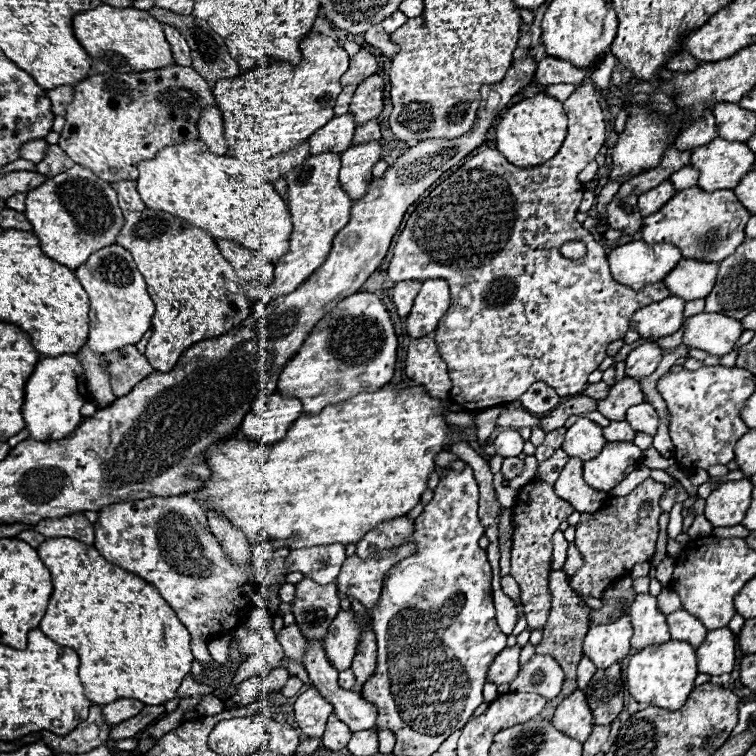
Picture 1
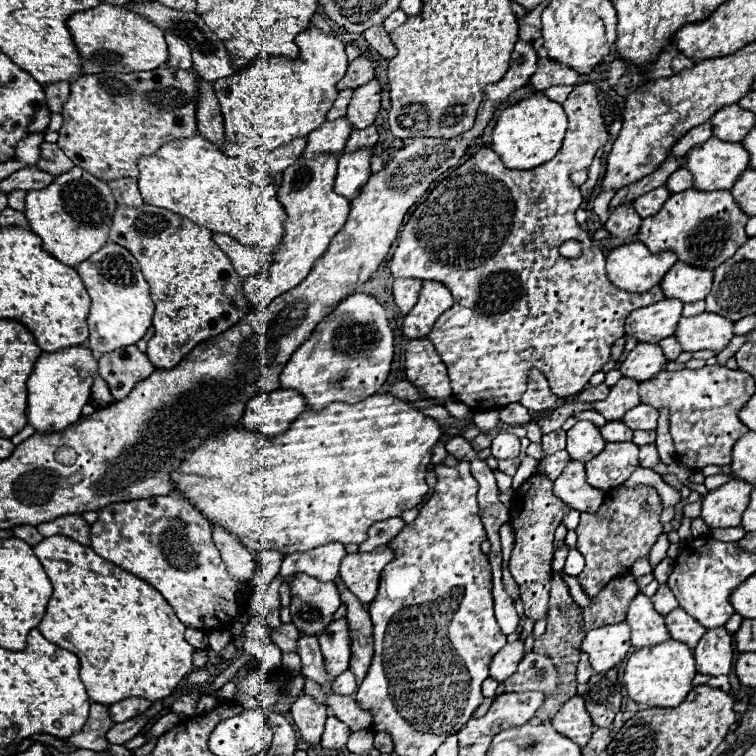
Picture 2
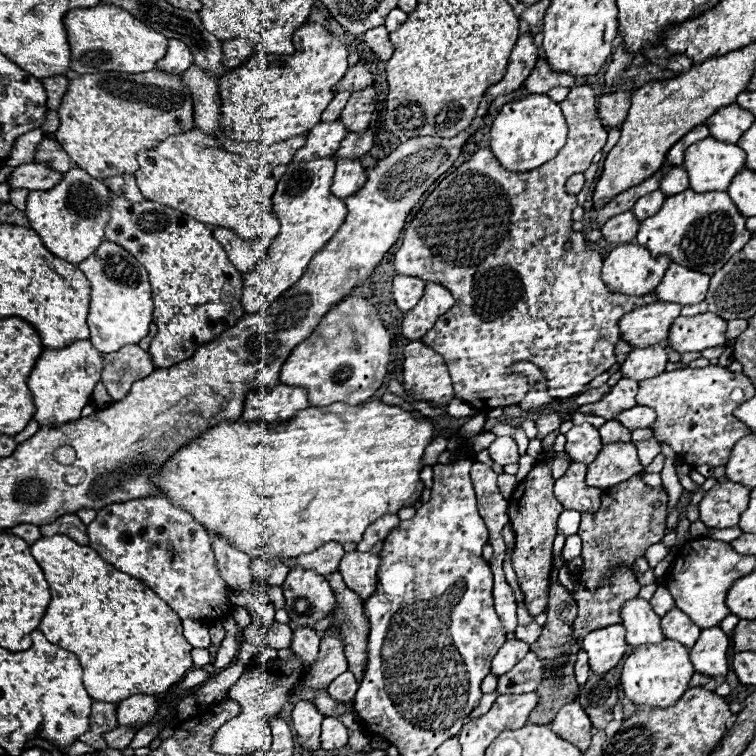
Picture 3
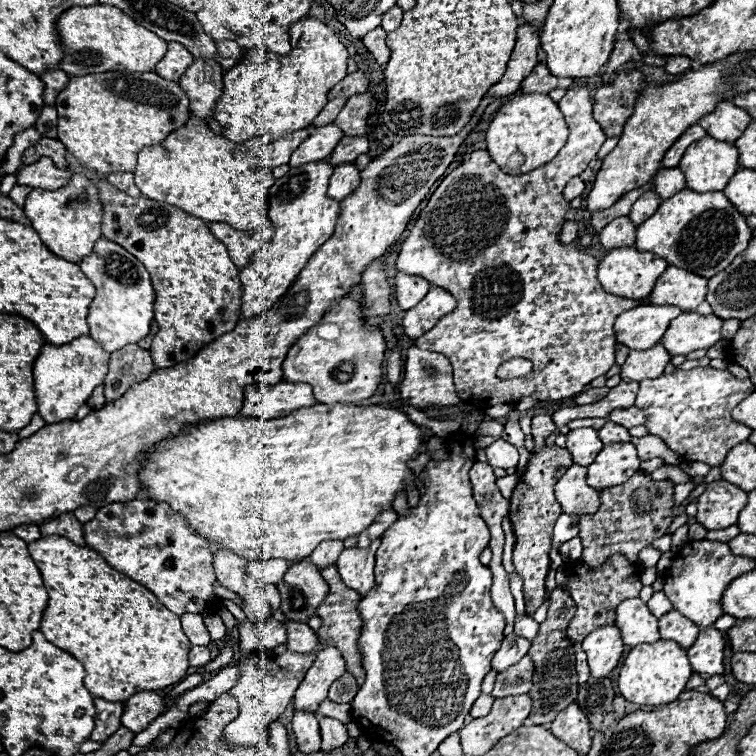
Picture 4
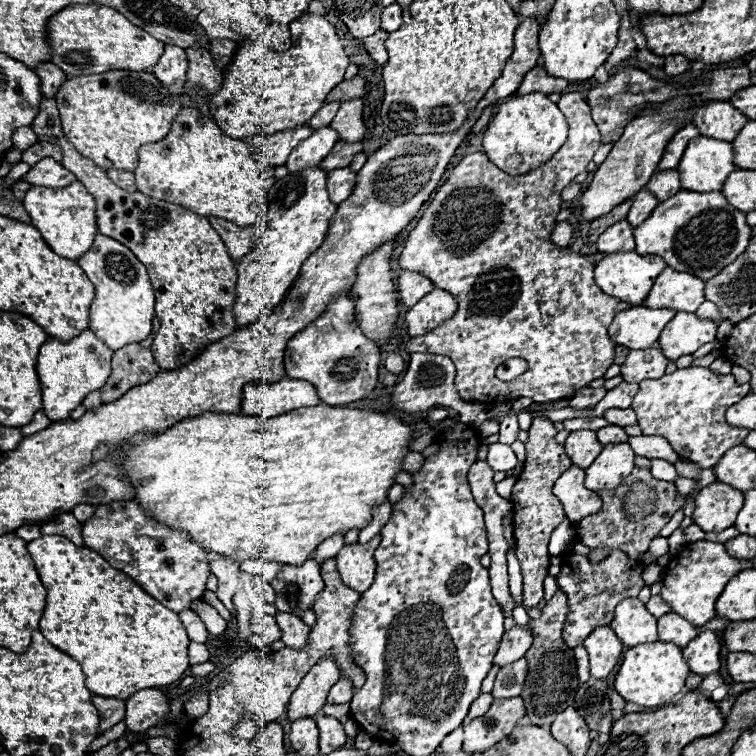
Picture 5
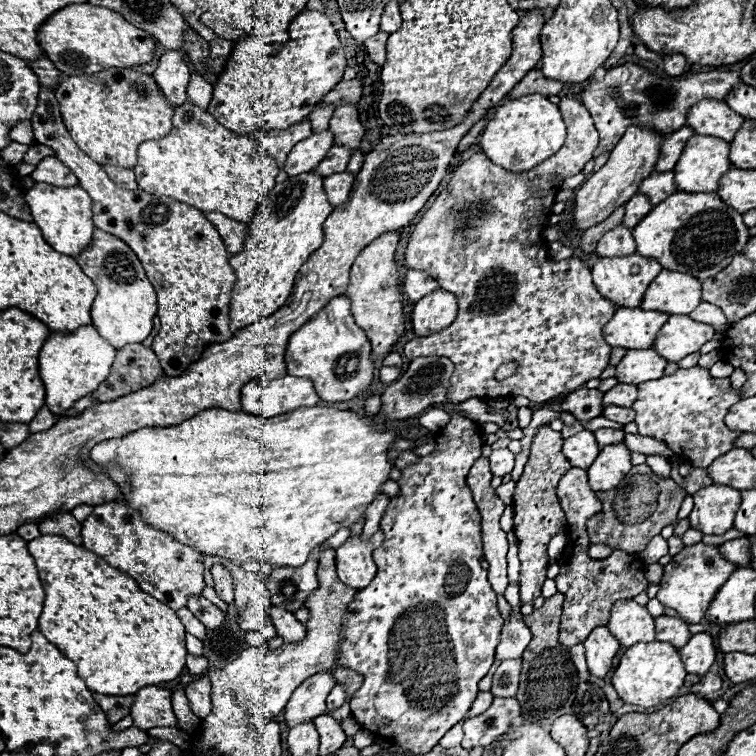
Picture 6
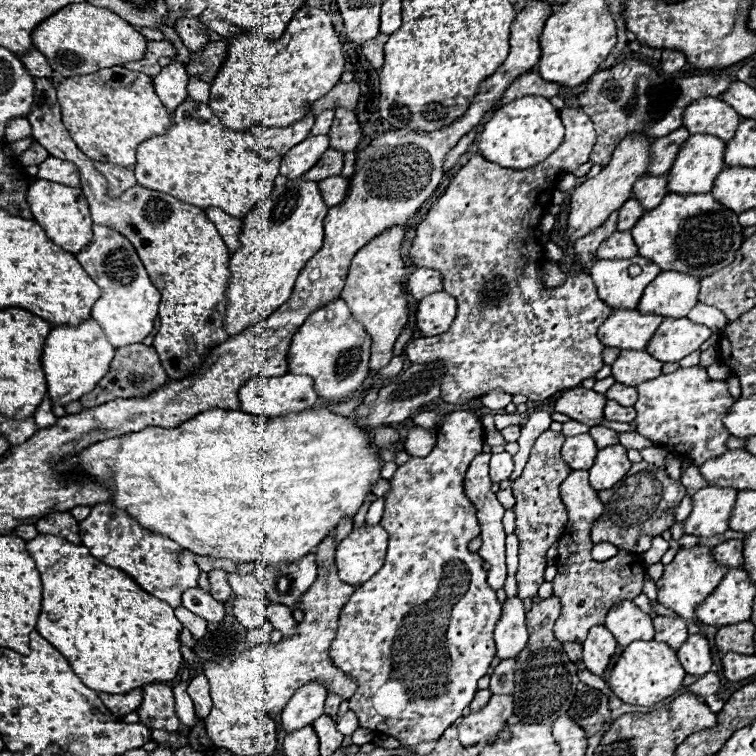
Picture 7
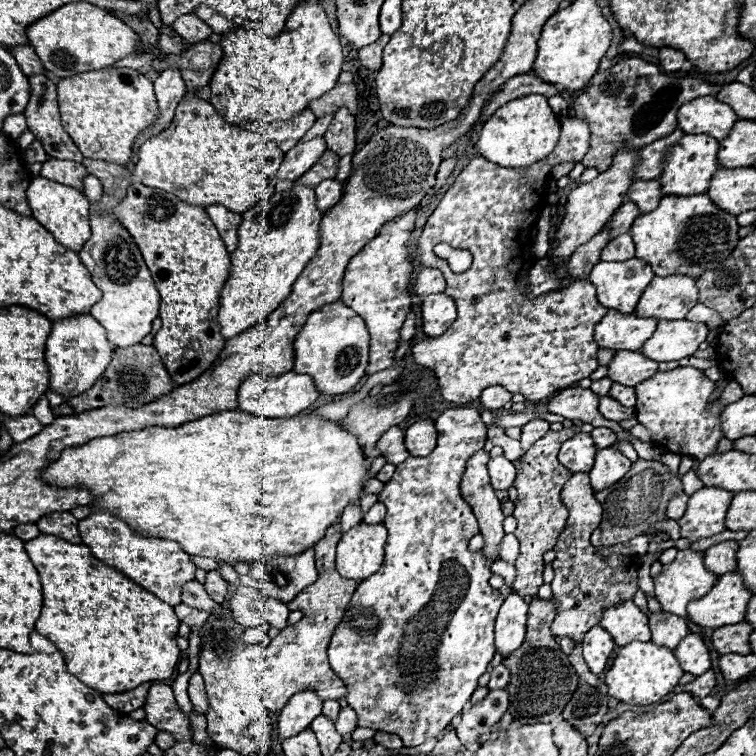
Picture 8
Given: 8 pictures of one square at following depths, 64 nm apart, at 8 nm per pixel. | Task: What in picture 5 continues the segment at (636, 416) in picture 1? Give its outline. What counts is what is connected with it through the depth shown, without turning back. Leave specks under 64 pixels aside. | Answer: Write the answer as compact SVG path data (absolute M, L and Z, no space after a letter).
M610 408L610 410L606 410L606 414L604 414L604 418L610 422L610 424L618 424L618 426L634 426L634 424L638 424L638 418L636 418L636 412L632 410L632 408L626 408L626 410L622 410L622 408Z

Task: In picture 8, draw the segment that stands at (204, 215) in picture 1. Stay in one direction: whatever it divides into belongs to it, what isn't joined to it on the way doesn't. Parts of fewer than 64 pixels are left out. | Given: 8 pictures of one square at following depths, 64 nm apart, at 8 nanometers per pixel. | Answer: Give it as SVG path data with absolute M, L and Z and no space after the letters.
M188 94L178 104L172 124L166 130L162 130L158 136L148 138L140 146L138 162L134 168L134 178L150 188L160 188L164 192L170 192L192 206L206 208L212 204L220 204L228 208L230 212L242 214L254 208L254 204L258 204L260 200L268 200L274 194L274 184L278 180L276 170L282 162L282 156L284 152L280 152L280 148L272 140L266 140L258 132L246 132L238 126L224 122L216 114L210 102Z

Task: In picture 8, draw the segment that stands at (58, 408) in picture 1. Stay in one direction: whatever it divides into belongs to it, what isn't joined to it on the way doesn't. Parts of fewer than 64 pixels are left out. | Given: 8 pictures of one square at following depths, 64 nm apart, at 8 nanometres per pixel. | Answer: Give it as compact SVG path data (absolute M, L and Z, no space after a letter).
M90 314L72 316L70 320L58 320L46 340L46 364L50 372L50 388L64 400L86 392L102 376L112 360L112 344L106 338L106 330Z

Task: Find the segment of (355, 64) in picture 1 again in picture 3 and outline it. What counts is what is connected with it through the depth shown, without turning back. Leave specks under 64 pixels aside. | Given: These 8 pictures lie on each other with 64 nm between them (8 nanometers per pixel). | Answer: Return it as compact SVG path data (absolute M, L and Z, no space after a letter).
M358 62L356 66L350 66L346 76L334 86L334 92L356 92L356 90L362 90L362 88L368 88L372 84L372 74L368 72L368 68Z

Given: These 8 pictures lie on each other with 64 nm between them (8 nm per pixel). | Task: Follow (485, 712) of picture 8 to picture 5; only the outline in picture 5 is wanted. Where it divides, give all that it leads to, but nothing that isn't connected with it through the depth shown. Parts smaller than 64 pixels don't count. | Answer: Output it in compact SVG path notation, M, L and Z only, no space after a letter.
M520 696L496 698L484 716L474 718L464 726L462 750L468 754L486 752L486 748L492 748L494 744L498 744L498 740L506 738L524 716L526 706Z

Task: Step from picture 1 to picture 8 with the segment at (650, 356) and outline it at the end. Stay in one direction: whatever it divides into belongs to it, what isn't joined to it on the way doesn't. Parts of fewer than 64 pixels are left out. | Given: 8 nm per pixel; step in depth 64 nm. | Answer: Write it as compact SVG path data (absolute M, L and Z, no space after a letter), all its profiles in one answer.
M618 350L608 364L608 378L618 384L636 386L658 372L658 362L646 358L642 352Z

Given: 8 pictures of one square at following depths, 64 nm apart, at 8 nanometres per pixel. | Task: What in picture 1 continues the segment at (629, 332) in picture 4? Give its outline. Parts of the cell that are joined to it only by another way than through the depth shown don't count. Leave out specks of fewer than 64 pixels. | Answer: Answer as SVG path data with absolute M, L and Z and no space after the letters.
M668 296L660 302L648 304L640 310L630 320L630 328L634 328L642 338L664 338L674 334L684 320L684 300L678 296Z

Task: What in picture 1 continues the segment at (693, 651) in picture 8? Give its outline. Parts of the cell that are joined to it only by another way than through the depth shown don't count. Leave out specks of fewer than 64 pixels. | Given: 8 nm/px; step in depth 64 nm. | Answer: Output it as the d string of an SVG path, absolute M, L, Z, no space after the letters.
M718 628L706 634L706 640L696 650L698 670L710 676L730 674L736 664L736 638L730 628Z

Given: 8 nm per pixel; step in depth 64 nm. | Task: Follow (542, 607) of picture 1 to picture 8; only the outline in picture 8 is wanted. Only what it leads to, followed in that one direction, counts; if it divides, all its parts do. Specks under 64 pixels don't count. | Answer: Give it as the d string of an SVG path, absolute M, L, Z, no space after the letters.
M560 430L560 432L546 432L534 446L524 454L522 468L514 480L514 488L518 492L518 500L514 506L514 516L518 520L516 538L520 540L520 556L516 560L516 580L514 580L514 592L518 596L534 596L542 582L542 570L544 570L544 552L552 550L562 528L566 526L568 510L560 500L560 490L566 484L566 480L572 476L570 470L566 470L558 462L558 448L562 446L562 440L574 436L574 430Z

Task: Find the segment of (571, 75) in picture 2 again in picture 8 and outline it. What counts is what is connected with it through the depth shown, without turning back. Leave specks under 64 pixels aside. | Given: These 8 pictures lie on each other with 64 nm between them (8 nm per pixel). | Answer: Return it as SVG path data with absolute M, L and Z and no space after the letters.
M520 74L510 78L488 102L488 106L484 108L484 118L490 116L494 110L498 110L502 104L506 104L508 100L516 100L524 94L542 94L542 96L556 96L558 88L554 84L546 84L544 80L540 80L534 74Z

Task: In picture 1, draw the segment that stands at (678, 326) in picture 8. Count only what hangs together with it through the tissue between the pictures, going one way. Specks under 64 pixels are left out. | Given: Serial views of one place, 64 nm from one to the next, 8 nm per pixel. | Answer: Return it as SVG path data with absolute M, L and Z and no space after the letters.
M700 312L686 320L684 344L688 348L704 350L712 356L722 356L734 350L742 332L742 322L734 318L728 318L724 314Z

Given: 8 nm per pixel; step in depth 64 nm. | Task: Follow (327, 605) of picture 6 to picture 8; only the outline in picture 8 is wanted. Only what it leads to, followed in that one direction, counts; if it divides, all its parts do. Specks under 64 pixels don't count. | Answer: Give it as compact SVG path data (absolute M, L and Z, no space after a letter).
M334 522L326 536L314 546L318 580L310 588L300 592L292 602L288 602L290 610L300 610L304 614L302 620L284 628L273 639L268 635L268 623L246 628L242 634L242 642L236 644L232 656L228 660L220 660L226 668L230 686L236 690L236 696L244 696L244 706L248 712L266 710L270 718L270 712L278 712L296 692L306 688L314 688L322 700L338 700L348 694L346 684L334 674L326 656L330 638L336 626L342 622L350 598L358 588L358 582L346 580L336 572L334 556L340 536L342 534L338 522Z

